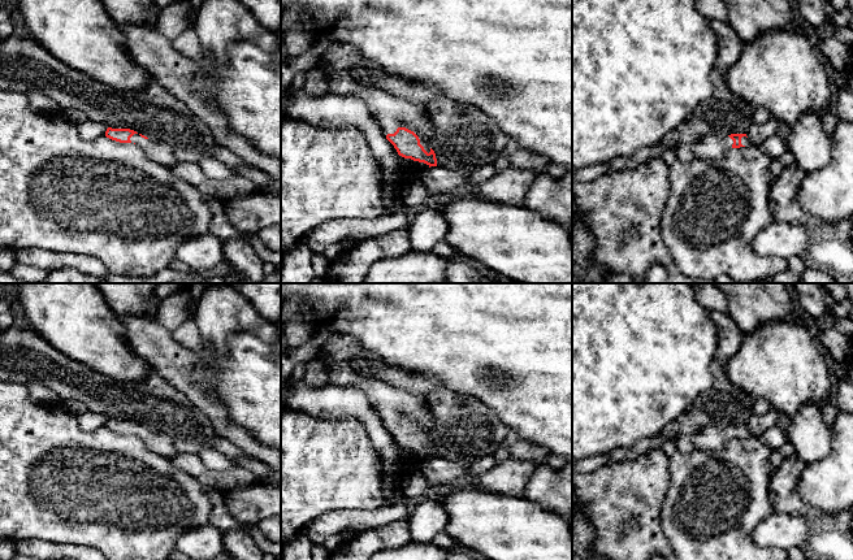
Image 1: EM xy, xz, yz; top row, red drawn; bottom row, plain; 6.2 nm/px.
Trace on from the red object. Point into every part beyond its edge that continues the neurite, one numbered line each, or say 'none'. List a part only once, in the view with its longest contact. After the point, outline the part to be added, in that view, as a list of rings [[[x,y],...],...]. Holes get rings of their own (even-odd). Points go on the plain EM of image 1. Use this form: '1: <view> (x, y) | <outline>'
1: xz (390, 403) | [[[345,364],[330,369],[329,381],[337,386],[363,391],[385,427],[394,425],[398,418],[406,418],[413,422],[424,440],[430,443],[429,433],[433,418],[426,409],[423,394],[399,390],[376,378],[361,378],[351,366]]]

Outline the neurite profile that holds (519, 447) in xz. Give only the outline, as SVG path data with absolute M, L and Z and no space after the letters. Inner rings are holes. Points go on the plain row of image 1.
M512 430L505 439L503 444L508 448L511 459L531 460L538 464L546 464L546 459L550 456L546 448L524 439L519 433Z

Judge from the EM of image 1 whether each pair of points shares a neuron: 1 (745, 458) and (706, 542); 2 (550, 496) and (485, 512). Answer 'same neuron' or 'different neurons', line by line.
1: same neuron
2: different neurons

